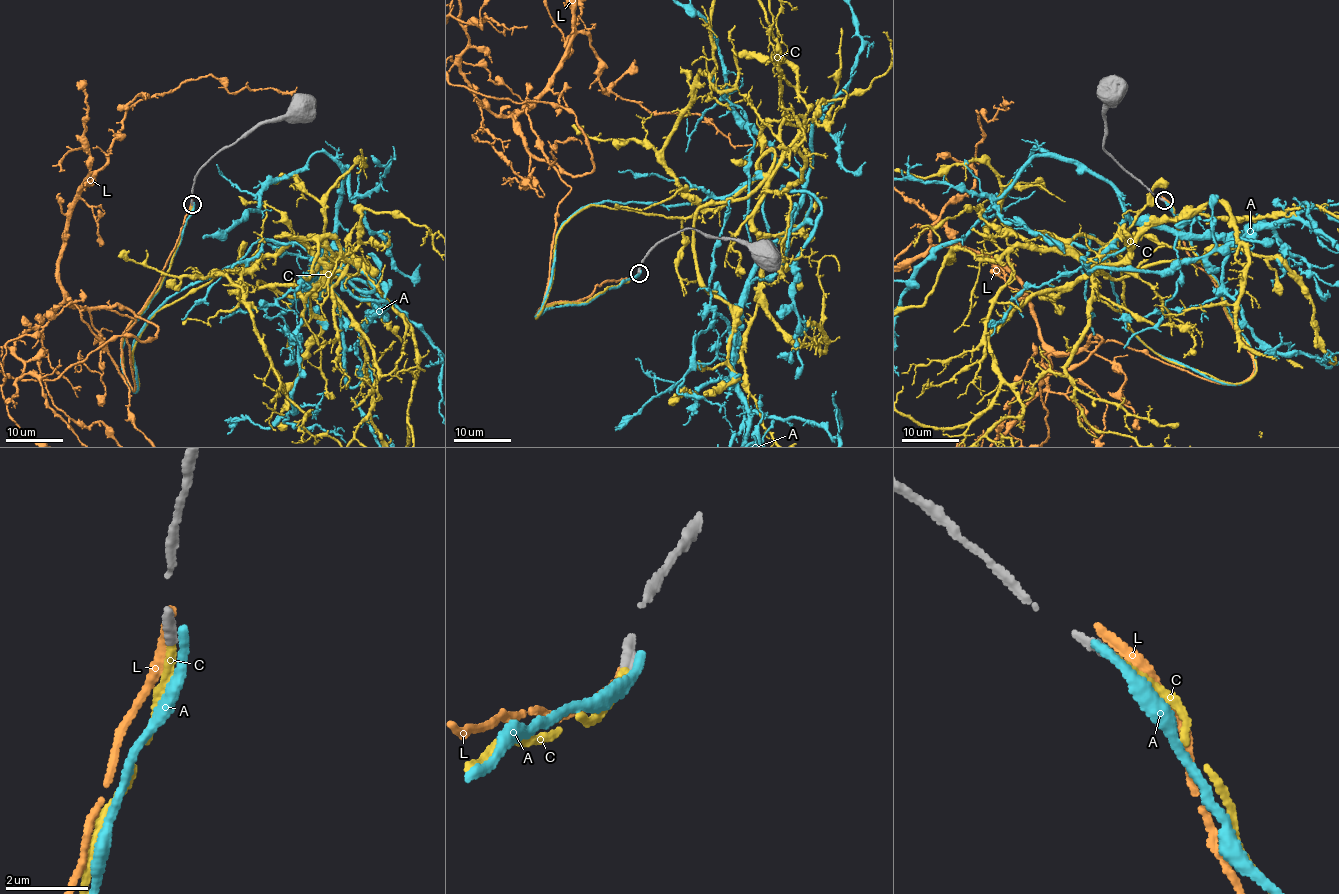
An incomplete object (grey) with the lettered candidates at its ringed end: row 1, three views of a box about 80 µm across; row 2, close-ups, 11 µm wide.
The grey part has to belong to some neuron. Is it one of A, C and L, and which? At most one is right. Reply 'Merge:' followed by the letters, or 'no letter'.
Merge: C

